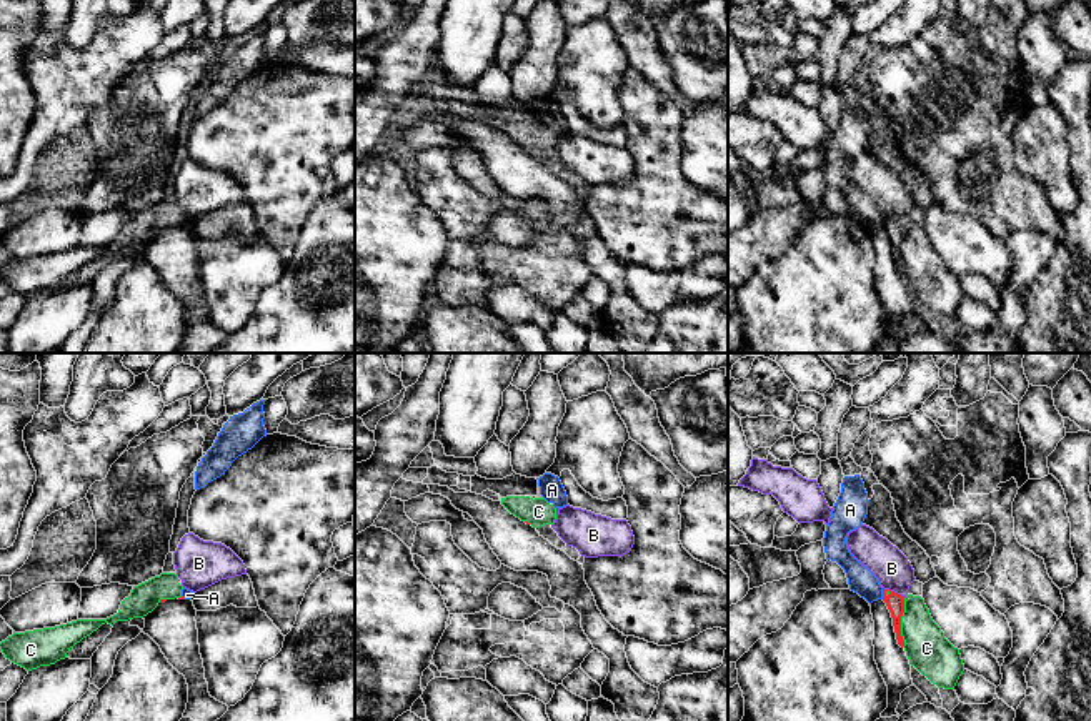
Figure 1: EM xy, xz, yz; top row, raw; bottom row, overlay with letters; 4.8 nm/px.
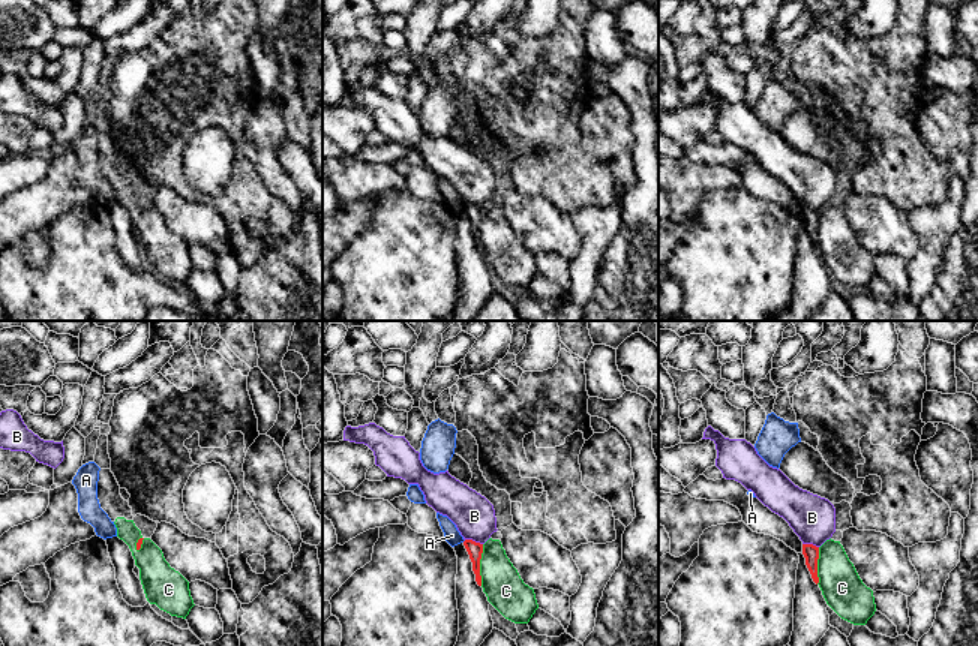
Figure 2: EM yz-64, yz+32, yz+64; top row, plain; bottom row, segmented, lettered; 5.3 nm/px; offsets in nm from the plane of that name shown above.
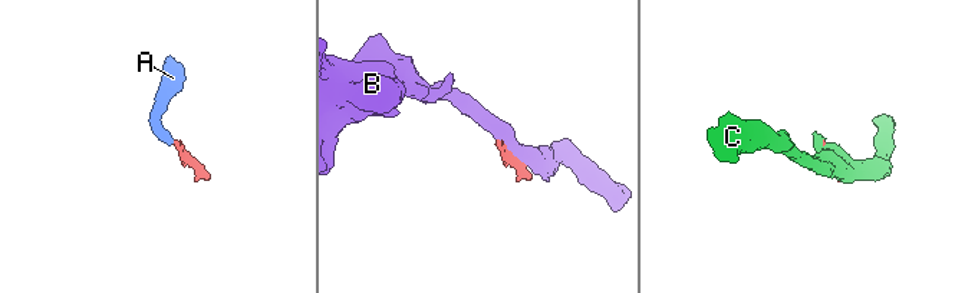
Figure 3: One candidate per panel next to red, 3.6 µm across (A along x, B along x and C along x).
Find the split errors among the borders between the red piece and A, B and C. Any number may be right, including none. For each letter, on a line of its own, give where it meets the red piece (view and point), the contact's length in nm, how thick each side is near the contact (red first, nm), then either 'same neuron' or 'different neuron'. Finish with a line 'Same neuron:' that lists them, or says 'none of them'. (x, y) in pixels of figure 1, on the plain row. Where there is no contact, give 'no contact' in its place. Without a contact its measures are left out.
A: yz (883, 220) | 60 nm | 90/120 nm | different neuron
B: yz (893, 218) | 120 nm | 90/170 nm | different neuron
C: yz (900, 250) | 240 nm | 90/200 nm | same neuron
Same neuron: C

